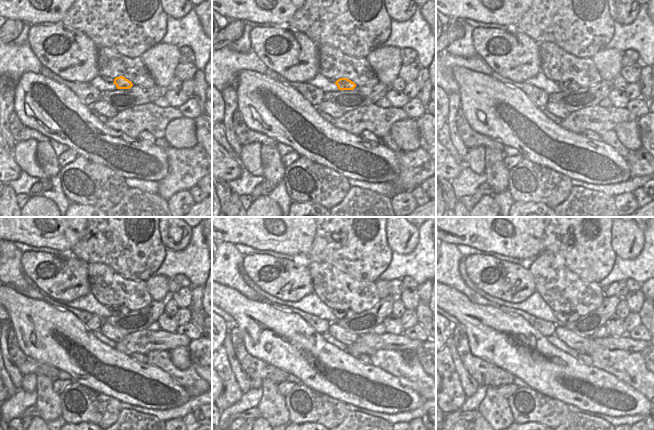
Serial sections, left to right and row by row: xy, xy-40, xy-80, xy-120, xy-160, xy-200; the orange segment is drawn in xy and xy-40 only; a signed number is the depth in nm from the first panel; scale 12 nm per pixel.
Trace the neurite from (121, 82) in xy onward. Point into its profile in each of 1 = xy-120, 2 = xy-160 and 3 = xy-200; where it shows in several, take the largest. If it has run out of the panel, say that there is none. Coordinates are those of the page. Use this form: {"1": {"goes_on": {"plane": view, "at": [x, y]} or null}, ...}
{"1": {"goes_on": {"plane": "xy-120", "at": [117, 310]}}, "2": {"goes_on": {"plane": "xy-160", "at": [339, 314]}}, "3": {"goes_on": {"plane": "xy-200", "at": [562, 318]}}}

